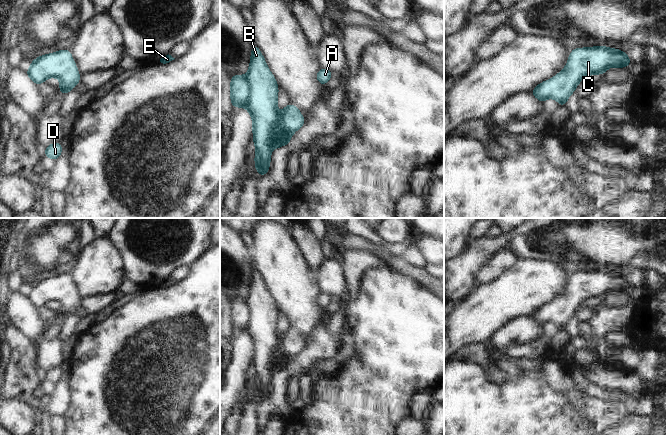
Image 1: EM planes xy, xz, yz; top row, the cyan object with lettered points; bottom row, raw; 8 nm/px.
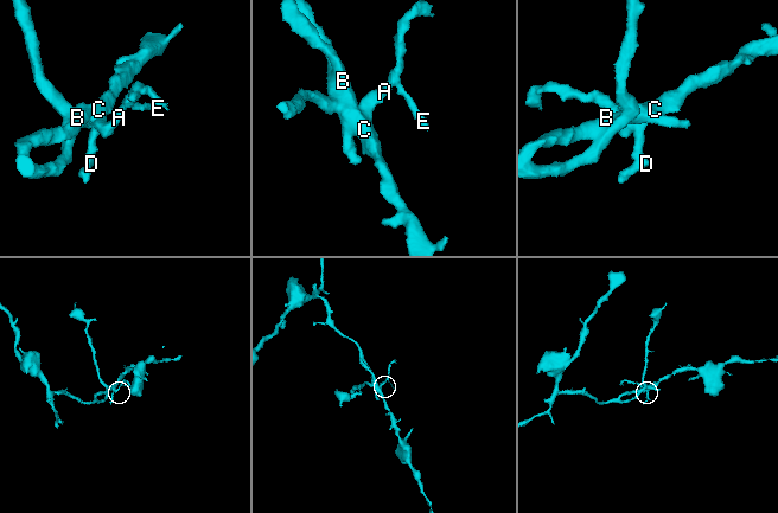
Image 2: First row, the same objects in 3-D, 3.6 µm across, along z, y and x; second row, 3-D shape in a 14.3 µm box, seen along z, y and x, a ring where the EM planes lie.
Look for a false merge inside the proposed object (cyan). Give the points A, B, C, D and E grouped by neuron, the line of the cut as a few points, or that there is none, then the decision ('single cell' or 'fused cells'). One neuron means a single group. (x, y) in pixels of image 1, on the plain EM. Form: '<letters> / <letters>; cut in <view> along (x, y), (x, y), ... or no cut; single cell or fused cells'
A B C D E; no cut; single cell

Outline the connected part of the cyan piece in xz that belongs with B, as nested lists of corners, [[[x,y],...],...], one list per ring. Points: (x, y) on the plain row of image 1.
[[[254,268],[246,300],[231,301],[230,319],[233,331],[246,331],[253,345],[256,371],[255,392],[264,400],[270,389],[271,375],[288,369],[293,357],[305,342],[293,328],[280,338],[277,332],[278,309],[259,272]]]

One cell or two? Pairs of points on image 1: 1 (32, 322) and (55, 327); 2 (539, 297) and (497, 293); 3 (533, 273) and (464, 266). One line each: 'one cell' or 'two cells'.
1: two cells
2: one cell
3: two cells

